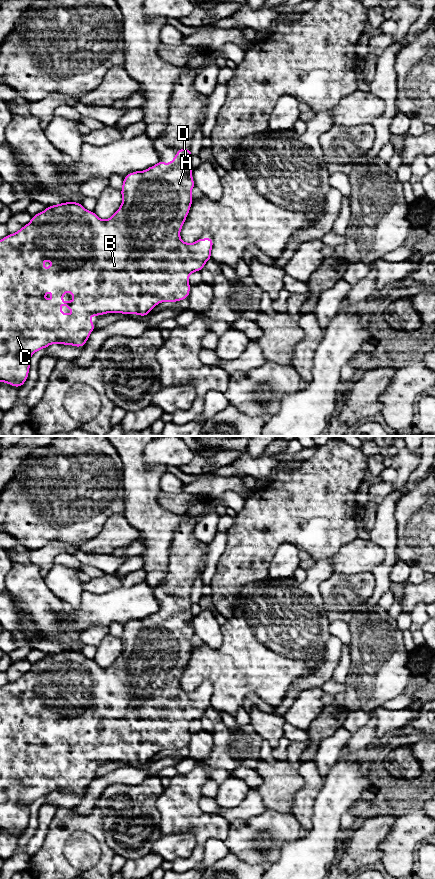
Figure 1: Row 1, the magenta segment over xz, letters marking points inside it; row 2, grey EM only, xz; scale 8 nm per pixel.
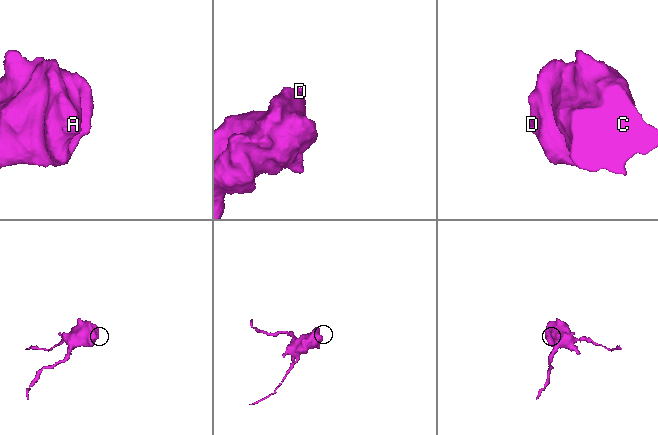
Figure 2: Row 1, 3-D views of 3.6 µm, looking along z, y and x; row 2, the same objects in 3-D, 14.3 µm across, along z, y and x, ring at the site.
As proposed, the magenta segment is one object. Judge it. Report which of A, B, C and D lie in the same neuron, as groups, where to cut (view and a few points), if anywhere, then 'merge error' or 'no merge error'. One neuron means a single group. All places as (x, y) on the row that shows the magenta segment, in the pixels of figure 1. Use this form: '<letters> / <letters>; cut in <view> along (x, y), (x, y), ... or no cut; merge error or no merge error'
A B C D; no cut; no merge error

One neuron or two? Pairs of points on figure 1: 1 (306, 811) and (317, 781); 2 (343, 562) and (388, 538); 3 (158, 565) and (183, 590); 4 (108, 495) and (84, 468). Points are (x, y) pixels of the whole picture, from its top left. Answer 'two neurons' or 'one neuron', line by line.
1: one neuron
2: two neurons
3: two neurons
4: one neuron

